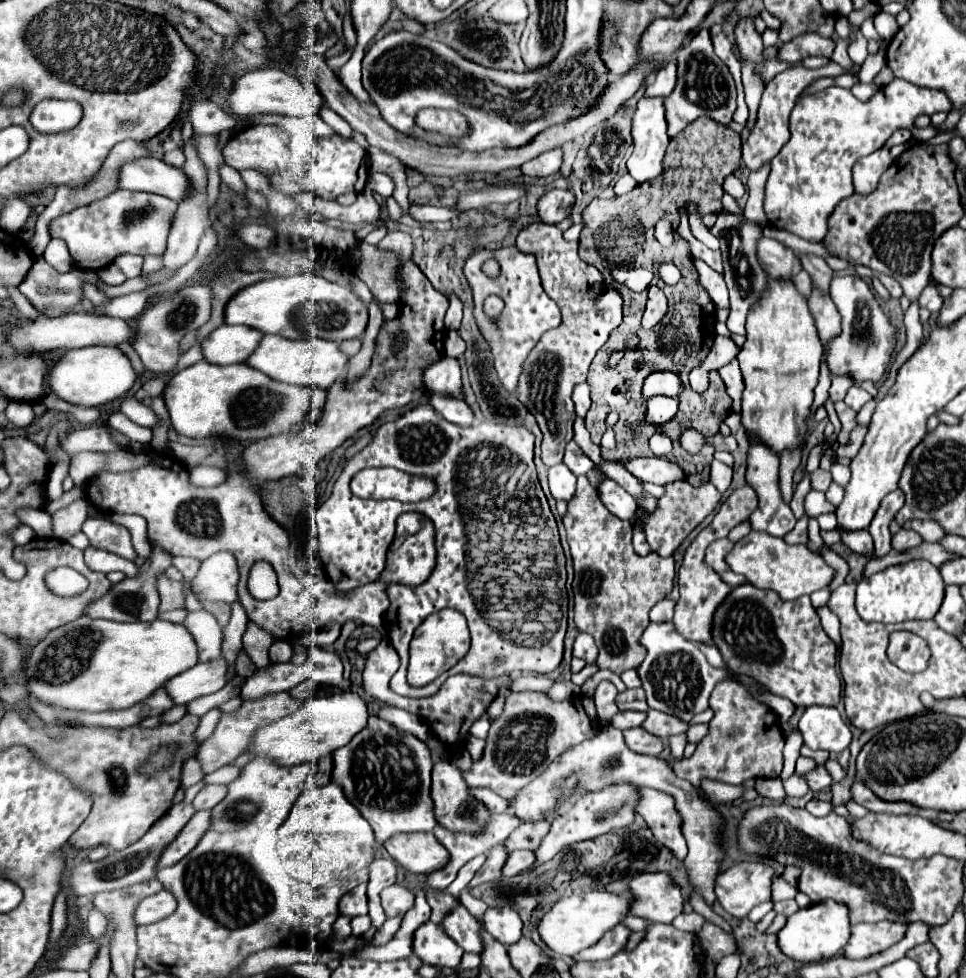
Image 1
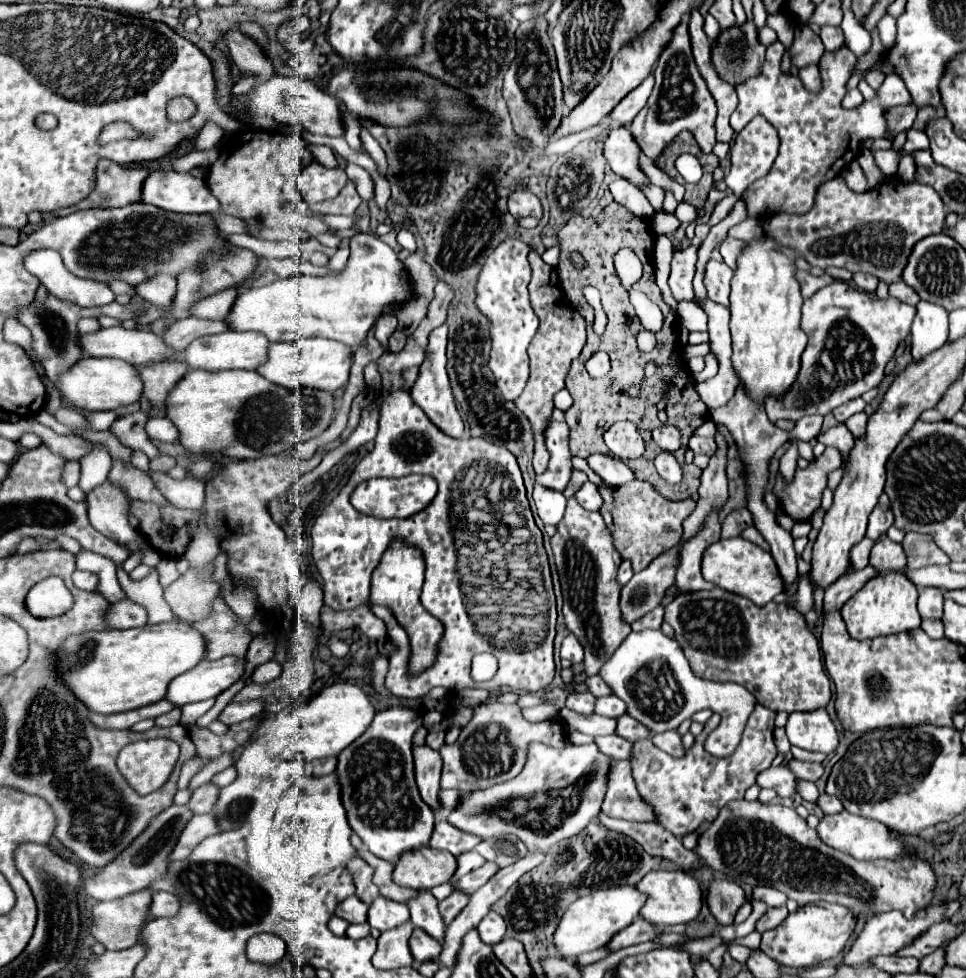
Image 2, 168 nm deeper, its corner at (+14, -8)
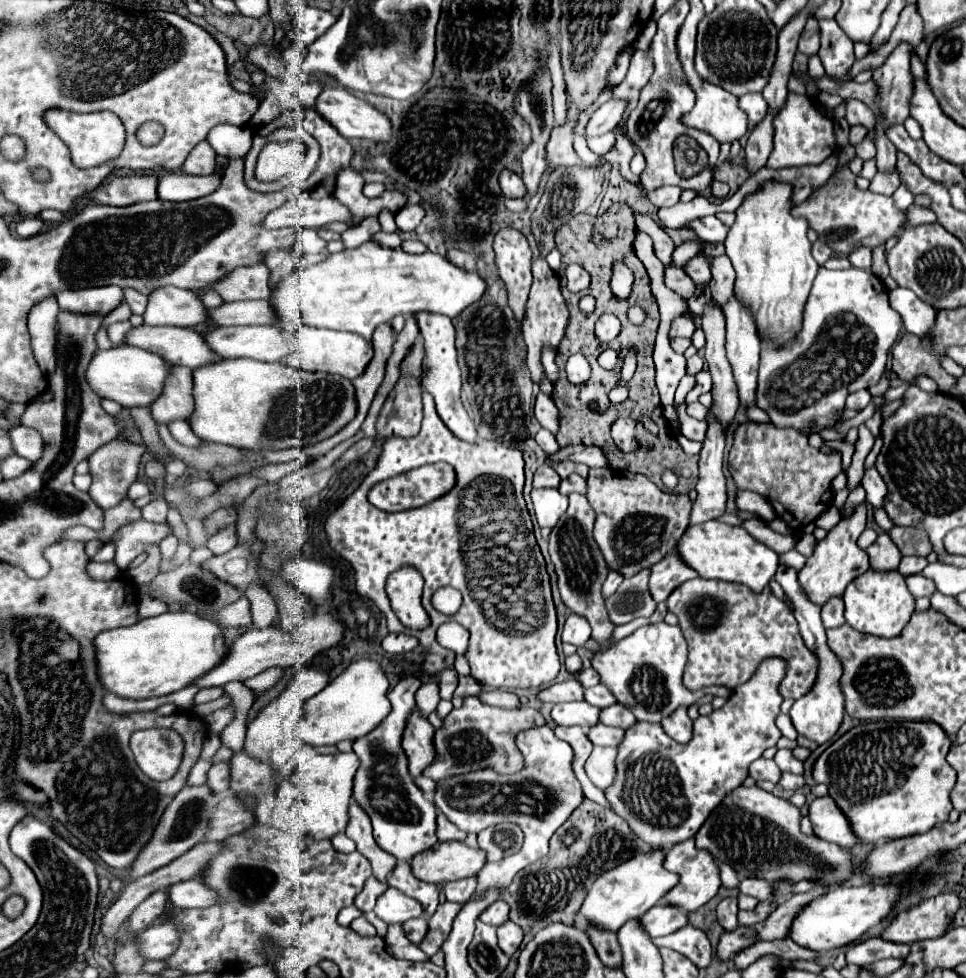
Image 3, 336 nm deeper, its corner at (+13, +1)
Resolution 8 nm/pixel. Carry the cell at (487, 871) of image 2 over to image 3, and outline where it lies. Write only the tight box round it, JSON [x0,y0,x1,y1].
[445,876,477,902]

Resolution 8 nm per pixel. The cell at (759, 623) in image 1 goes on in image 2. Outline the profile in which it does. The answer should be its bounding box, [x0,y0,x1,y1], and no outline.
[664,587,830,711]

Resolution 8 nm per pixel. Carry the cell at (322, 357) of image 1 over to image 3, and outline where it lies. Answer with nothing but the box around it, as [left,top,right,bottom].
[285,328,373,380]

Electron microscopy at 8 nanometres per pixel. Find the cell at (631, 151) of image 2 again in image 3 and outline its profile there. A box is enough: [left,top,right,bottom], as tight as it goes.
[587,132,615,154]

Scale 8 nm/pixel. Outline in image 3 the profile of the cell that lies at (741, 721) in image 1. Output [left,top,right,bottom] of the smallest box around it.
[605,660,785,846]

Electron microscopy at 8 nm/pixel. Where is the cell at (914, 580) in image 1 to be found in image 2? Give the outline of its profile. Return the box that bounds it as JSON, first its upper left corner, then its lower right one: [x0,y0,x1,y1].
[840,573,922,641]

